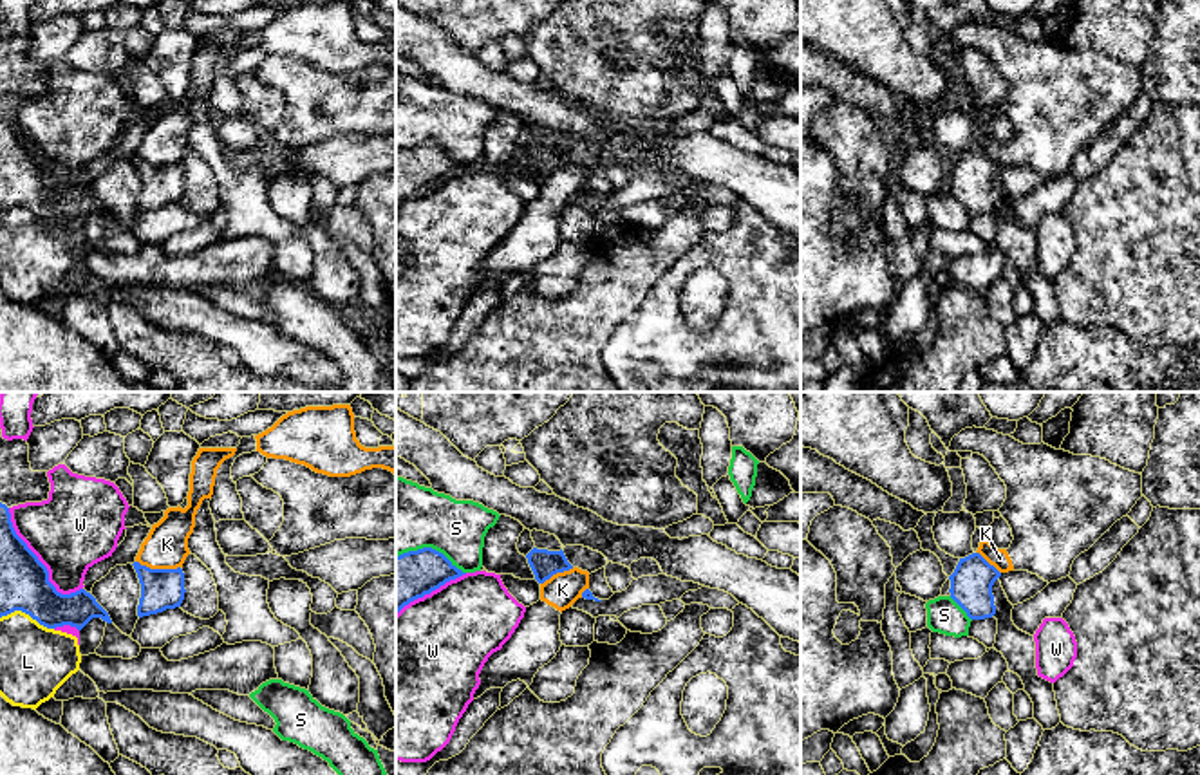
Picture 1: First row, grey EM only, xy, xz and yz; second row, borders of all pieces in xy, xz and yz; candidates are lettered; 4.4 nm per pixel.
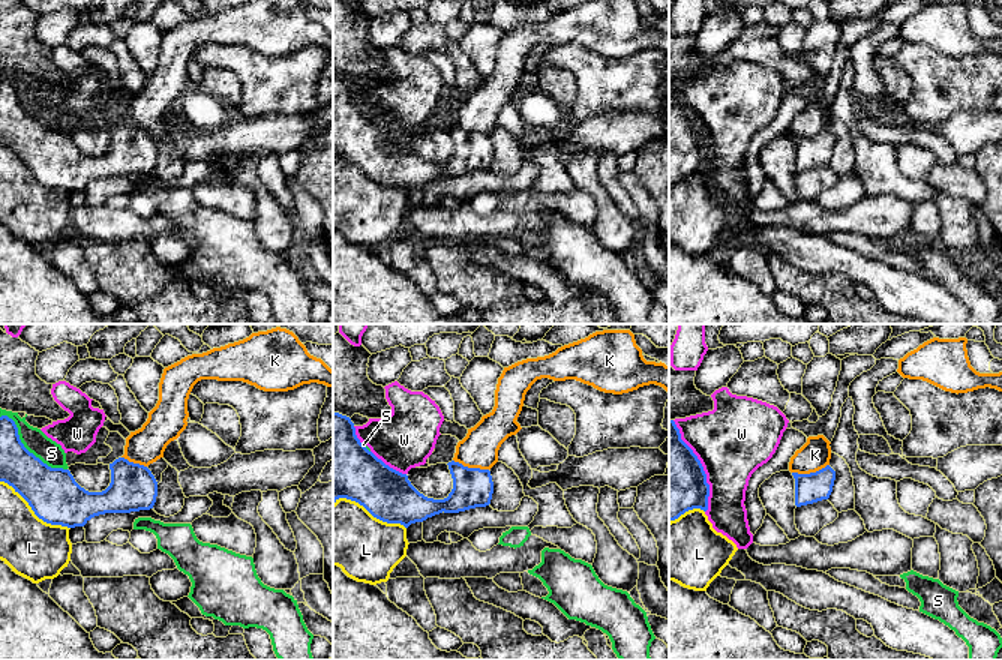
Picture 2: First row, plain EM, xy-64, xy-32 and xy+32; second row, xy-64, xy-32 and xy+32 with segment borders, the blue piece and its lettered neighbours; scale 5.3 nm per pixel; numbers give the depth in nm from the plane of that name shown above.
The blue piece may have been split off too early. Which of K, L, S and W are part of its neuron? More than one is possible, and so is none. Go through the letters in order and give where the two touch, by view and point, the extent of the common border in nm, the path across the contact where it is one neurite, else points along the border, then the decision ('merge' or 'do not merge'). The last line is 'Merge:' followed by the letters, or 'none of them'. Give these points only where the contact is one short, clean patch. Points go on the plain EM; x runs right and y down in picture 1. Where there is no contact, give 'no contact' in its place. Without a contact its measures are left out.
K: meets blue in xy at (158, 165); contact 200 nm long; border along xy (136, 156), (150, 163), (179, 163); do not merge
L: meets blue in xy at (28, 208); contact 240 nm long; do not merge
S: meets blue in xz at (431, 143); contact 320 nm long; do not merge
W: meets blue in xy at (40, 158); contact 500 nm long; do not merge
Merge: none of them

